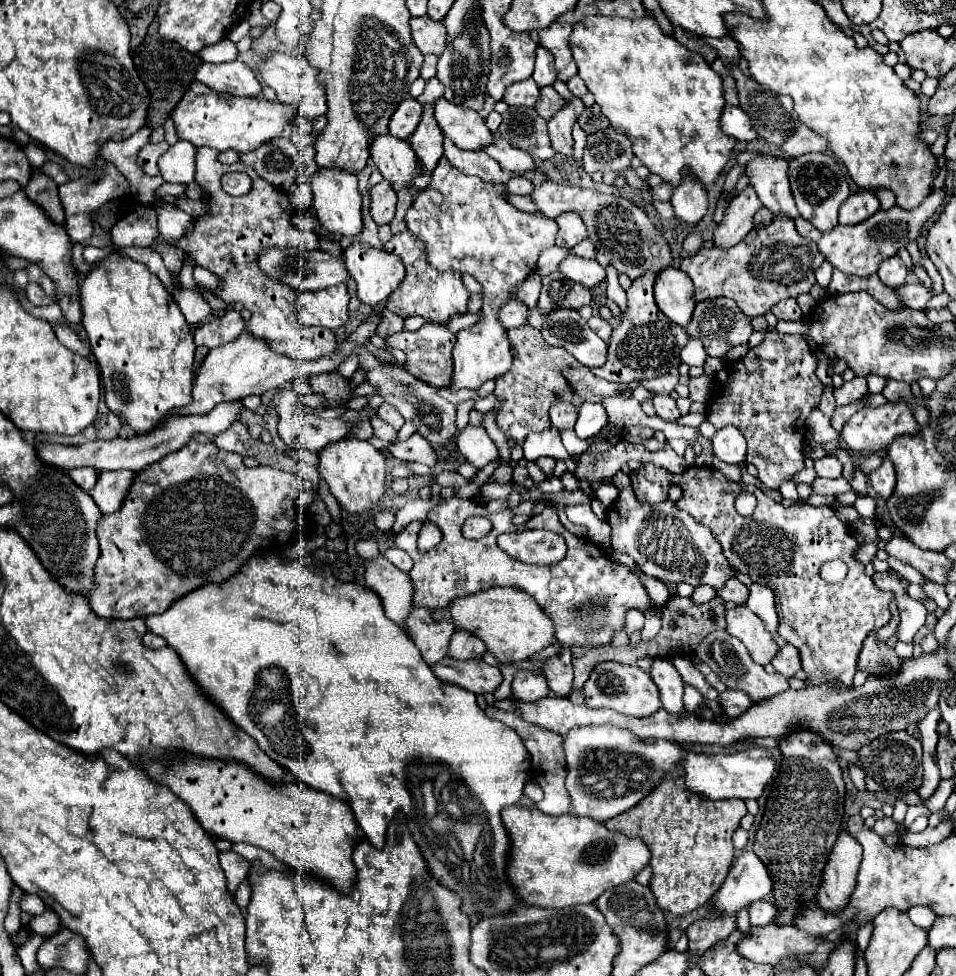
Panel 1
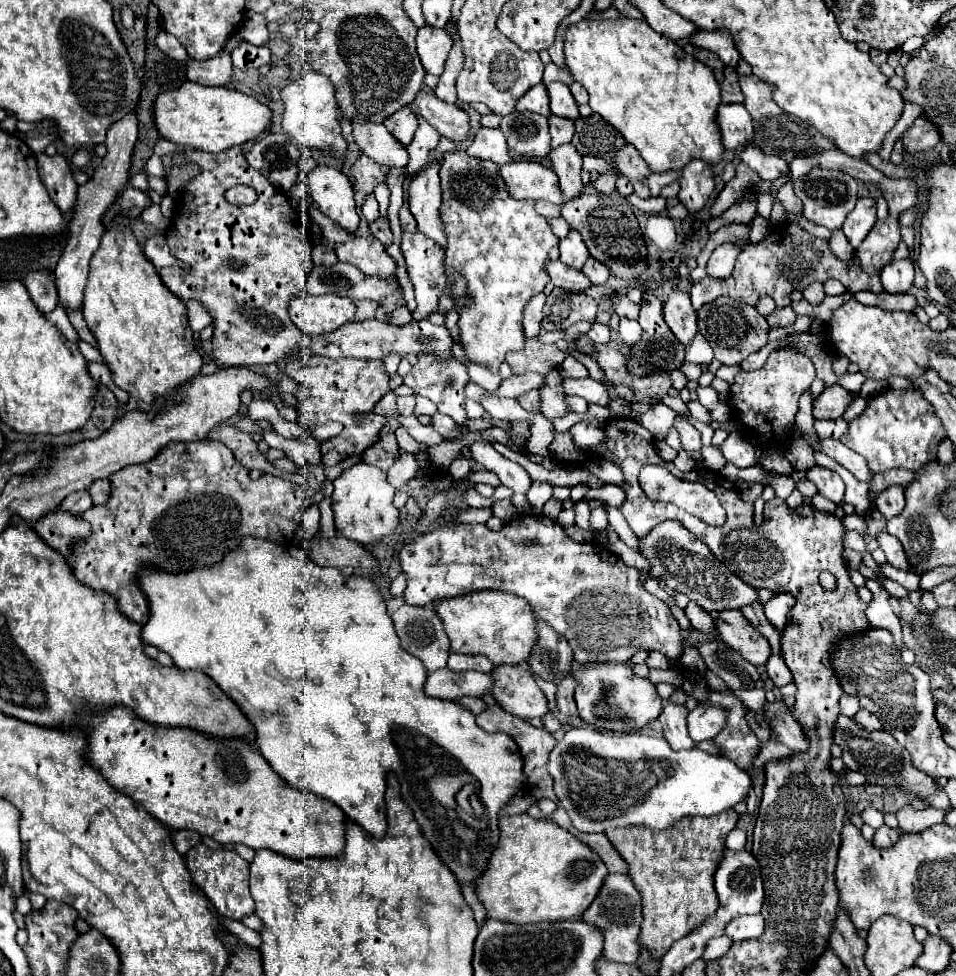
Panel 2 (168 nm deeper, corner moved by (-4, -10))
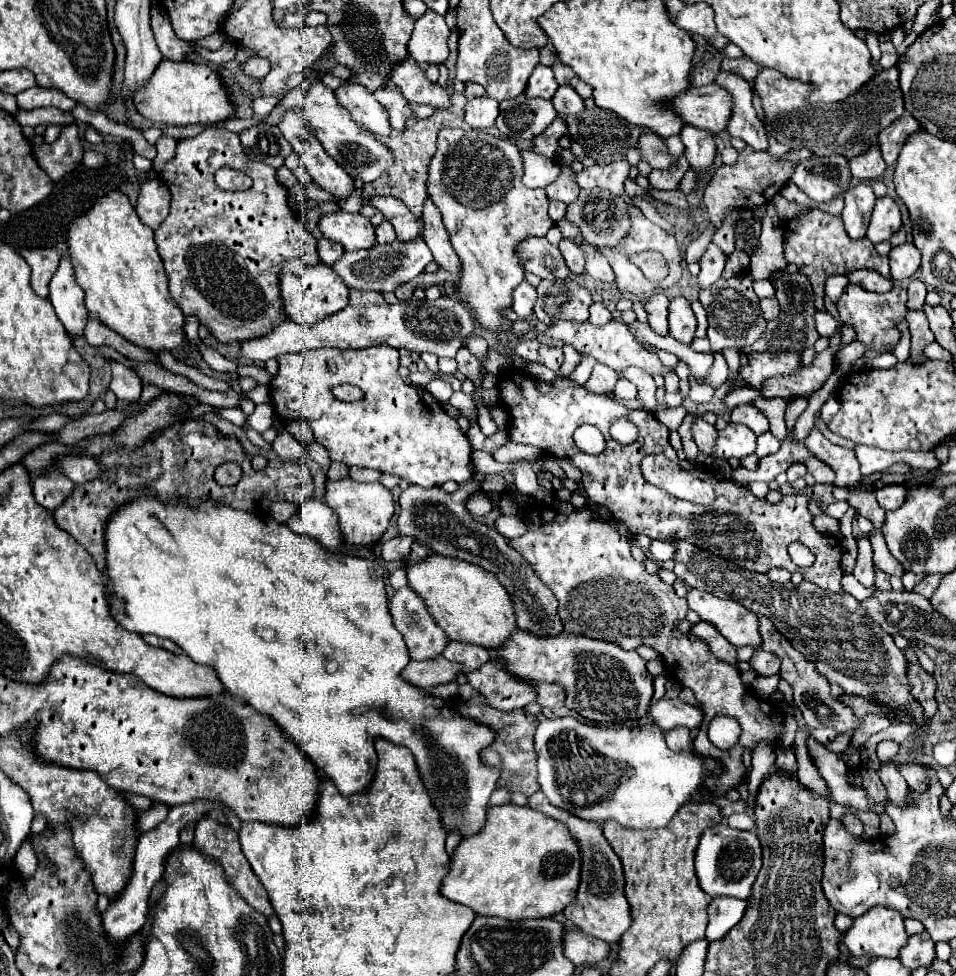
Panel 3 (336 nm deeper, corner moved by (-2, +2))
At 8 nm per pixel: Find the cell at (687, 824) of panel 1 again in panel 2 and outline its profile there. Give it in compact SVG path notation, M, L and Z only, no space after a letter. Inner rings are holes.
M733 810L719 816L695 816L689 822L677 822L675 828L655 832L645 826L607 830L609 842L629 866L629 876L643 900L643 924L639 934L641 948L647 948L655 960L663 958L673 942L691 934L717 910L713 874L727 834L737 826L739 814Z

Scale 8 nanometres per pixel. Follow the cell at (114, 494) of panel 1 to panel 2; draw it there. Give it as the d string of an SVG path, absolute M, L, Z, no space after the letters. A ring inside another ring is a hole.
M95 480L87 490L89 490L91 500L93 500L95 506L105 504L107 498L109 498L109 480Z

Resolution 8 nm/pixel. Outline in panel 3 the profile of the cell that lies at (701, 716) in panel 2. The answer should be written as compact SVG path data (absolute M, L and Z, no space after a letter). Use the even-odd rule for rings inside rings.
M679 698L675 700L657 700L651 704L649 714L663 730L671 730L675 726L697 728L703 720L703 712L697 706L685 704Z

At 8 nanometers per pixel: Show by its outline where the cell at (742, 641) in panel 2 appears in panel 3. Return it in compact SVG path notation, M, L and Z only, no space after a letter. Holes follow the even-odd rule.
M691 590L687 594L687 602L701 620L713 624L735 648L751 646L755 650L761 650L757 614L753 614L745 606L737 604L735 600L723 600L701 590Z

